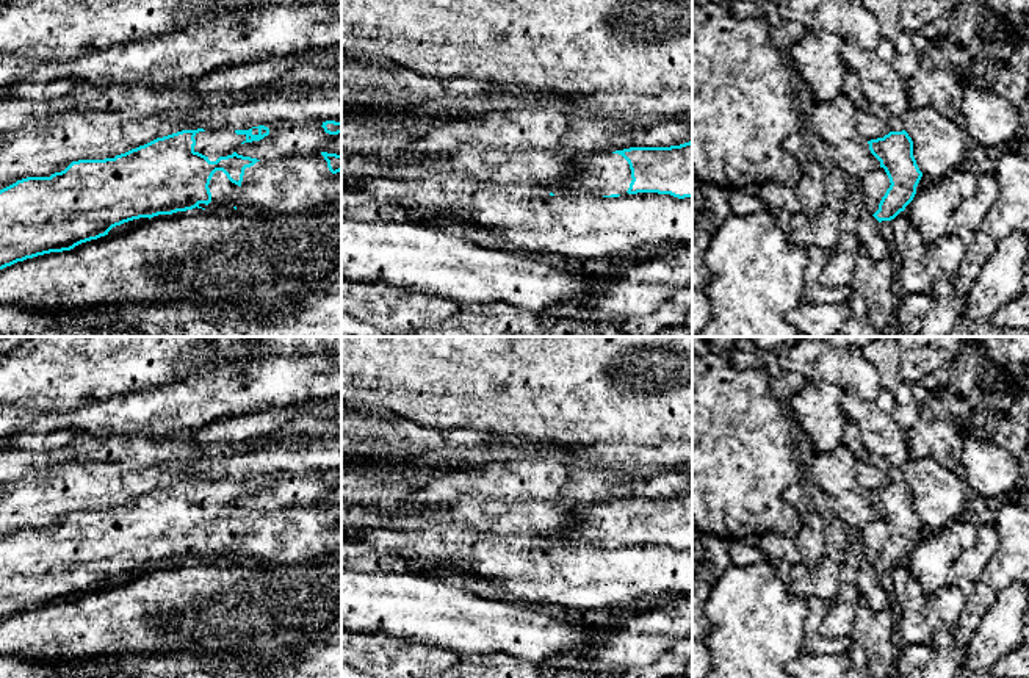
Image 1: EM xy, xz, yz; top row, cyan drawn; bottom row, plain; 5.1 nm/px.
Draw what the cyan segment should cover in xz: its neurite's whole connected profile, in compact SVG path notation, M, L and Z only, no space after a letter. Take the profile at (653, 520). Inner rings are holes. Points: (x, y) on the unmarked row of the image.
M692 492L670 498L630 498L578 506L575 523L551 532L550 546L594 543L619 548L637 543L692 548Z

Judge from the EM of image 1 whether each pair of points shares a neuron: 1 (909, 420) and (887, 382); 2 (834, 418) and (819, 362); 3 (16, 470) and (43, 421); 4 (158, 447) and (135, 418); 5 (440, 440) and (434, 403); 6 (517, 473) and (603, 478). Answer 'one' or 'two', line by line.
1: one
2: two
3: two
4: two
5: two
6: one

